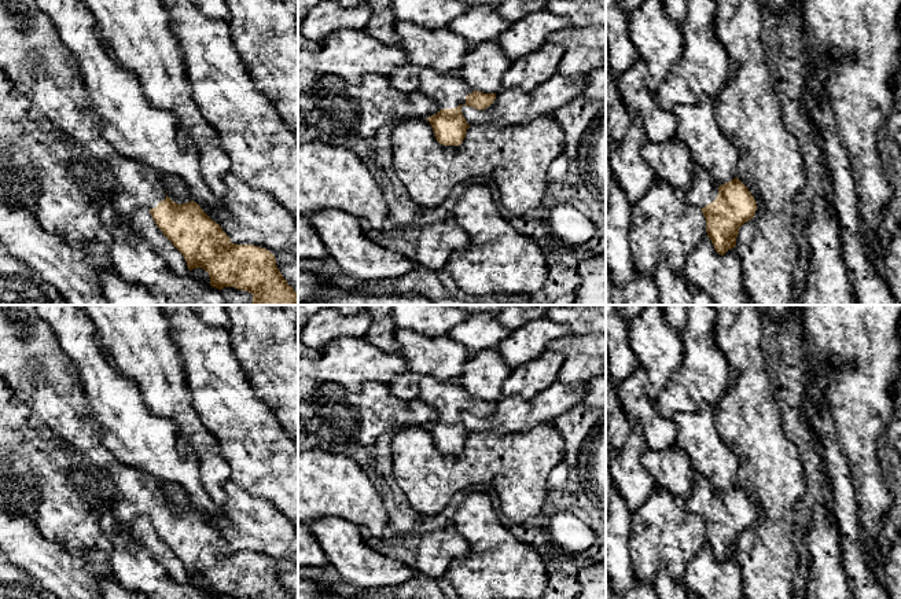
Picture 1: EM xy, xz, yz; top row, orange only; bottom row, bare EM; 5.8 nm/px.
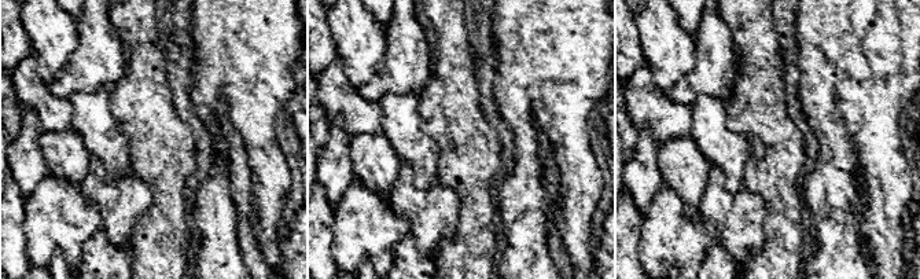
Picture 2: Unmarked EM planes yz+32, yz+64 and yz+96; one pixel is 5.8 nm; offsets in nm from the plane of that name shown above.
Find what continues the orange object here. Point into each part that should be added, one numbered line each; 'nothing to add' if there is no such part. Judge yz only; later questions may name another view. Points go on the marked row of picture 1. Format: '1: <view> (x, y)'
1: yz (702, 191)

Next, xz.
1: xz (447, 91)

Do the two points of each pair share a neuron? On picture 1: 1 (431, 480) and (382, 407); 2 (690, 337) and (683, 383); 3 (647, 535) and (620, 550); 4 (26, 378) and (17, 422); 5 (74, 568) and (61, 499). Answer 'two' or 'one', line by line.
1: two
2: one
3: two
4: two
5: two

